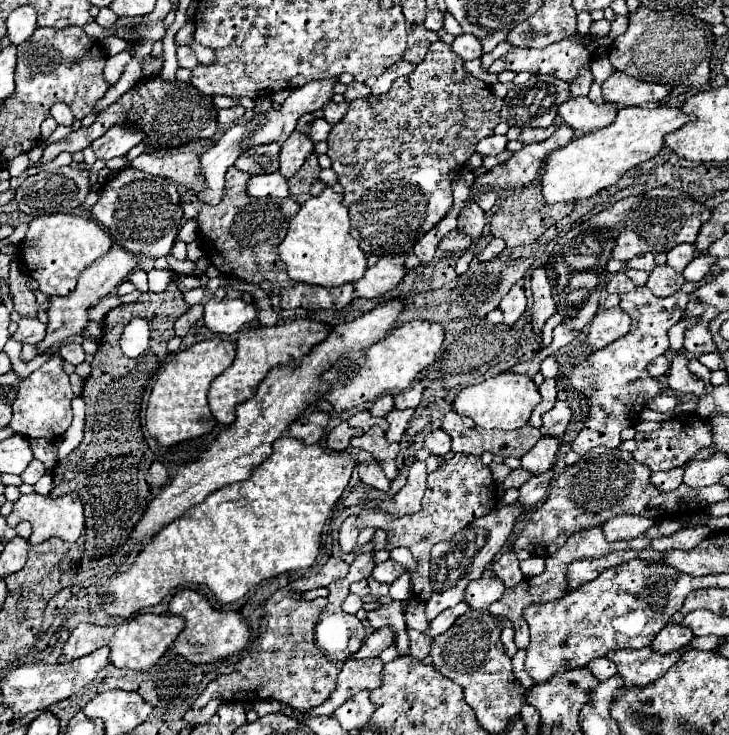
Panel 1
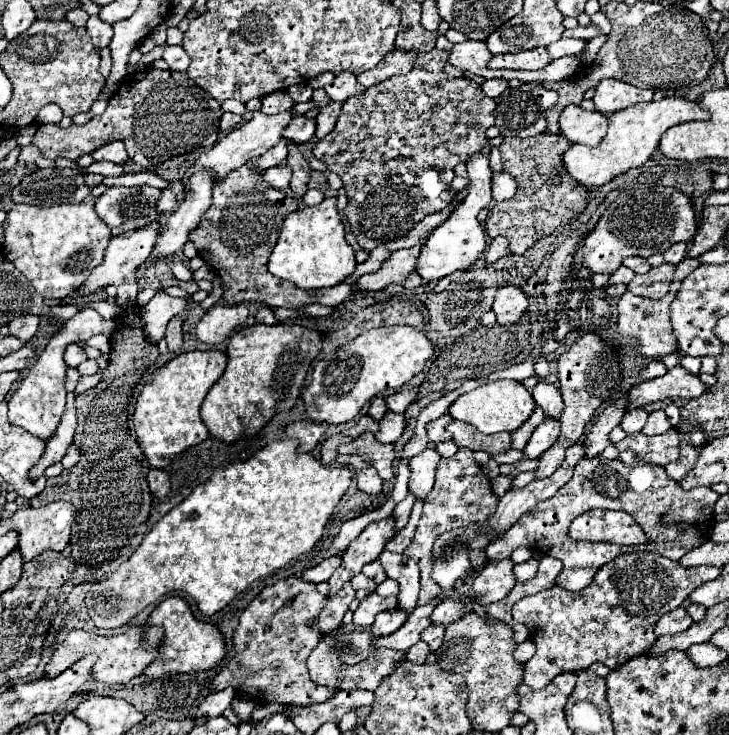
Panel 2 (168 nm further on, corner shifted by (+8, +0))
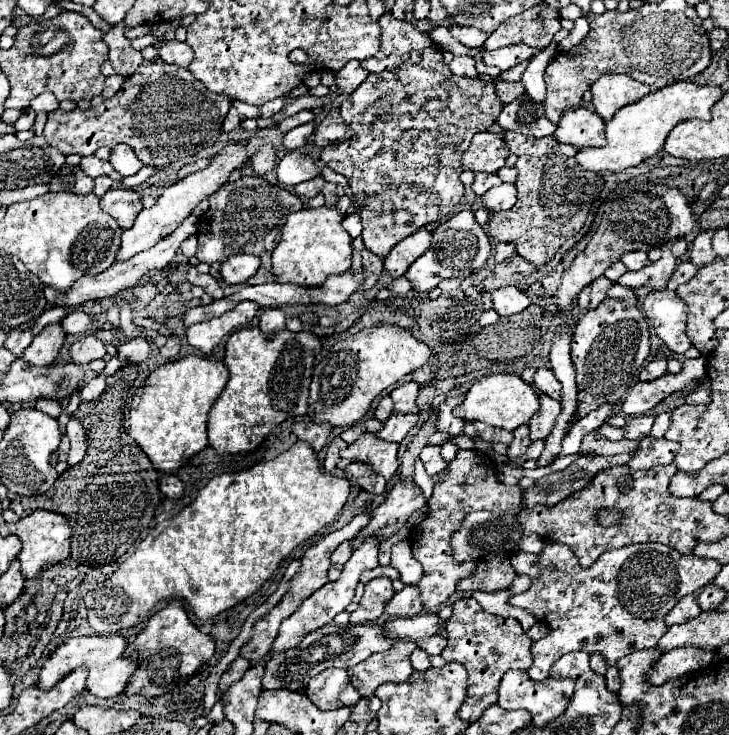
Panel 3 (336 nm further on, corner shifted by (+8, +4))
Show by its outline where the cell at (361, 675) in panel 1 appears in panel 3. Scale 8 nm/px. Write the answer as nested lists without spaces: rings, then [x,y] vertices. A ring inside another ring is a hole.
[[[416,642],[394,644],[390,650],[372,654],[362,664],[348,668],[352,686],[360,692],[360,696],[372,696],[384,682],[404,682],[412,674],[410,654],[414,648]]]

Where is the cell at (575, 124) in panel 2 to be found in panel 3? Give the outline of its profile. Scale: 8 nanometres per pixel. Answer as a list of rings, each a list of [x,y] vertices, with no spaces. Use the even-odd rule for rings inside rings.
[[[586,108],[564,110],[554,132],[554,138],[558,142],[572,144],[574,148],[604,146],[606,144],[604,120],[596,112],[590,112]]]

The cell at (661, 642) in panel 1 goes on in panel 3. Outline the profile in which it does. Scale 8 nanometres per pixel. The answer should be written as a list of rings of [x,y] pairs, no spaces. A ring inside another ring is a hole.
[[[684,596],[676,608],[672,608],[668,612],[668,616],[664,618],[664,622],[668,626],[674,626],[674,624],[682,624],[682,622],[690,622],[694,620],[702,610],[698,608],[698,602],[696,602],[696,596]]]

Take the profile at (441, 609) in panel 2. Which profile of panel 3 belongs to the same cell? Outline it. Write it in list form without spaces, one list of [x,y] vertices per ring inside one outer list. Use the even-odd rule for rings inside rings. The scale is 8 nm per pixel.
[[[418,614],[412,618],[392,618],[384,622],[384,628],[390,632],[392,638],[398,640],[418,640],[426,636],[434,636],[444,628],[444,620],[438,614]]]

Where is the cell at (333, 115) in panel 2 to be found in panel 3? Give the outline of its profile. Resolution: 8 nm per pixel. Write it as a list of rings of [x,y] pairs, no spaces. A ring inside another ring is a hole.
[[[330,110],[318,124],[316,134],[314,134],[314,142],[322,148],[326,144],[338,142],[338,140],[348,140],[352,136],[352,130],[344,124],[342,116],[338,110]]]

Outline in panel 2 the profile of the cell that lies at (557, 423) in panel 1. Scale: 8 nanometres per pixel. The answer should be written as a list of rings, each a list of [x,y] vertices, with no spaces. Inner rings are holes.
[[[540,380],[540,382],[534,386],[532,396],[534,396],[536,404],[544,410],[544,414],[546,414],[548,418],[558,418],[558,416],[562,414],[562,408],[564,408],[562,396],[560,396],[560,392],[558,392],[558,388],[556,388],[554,384]]]

